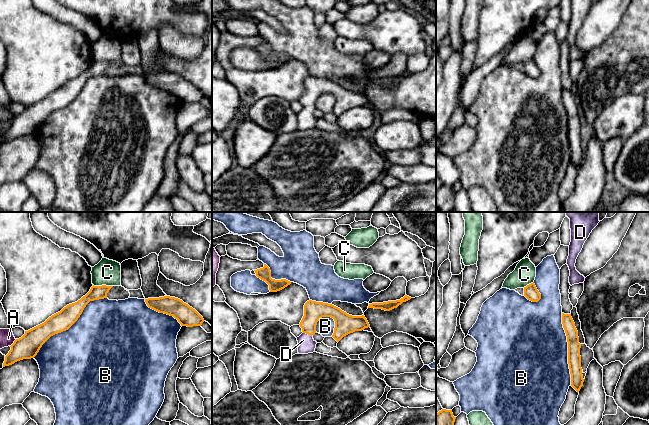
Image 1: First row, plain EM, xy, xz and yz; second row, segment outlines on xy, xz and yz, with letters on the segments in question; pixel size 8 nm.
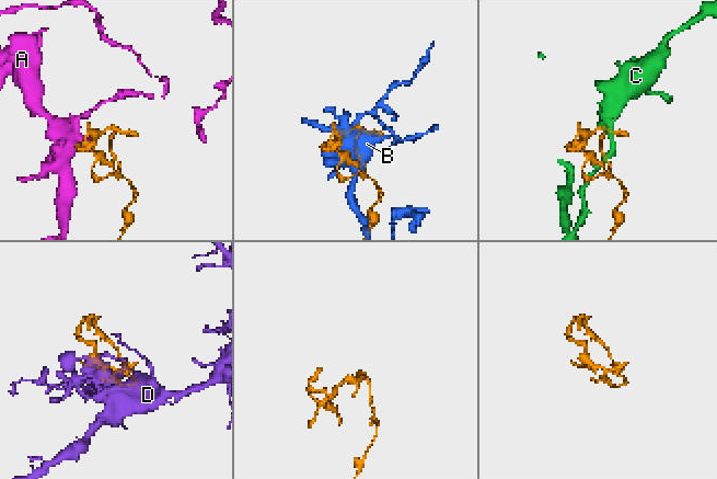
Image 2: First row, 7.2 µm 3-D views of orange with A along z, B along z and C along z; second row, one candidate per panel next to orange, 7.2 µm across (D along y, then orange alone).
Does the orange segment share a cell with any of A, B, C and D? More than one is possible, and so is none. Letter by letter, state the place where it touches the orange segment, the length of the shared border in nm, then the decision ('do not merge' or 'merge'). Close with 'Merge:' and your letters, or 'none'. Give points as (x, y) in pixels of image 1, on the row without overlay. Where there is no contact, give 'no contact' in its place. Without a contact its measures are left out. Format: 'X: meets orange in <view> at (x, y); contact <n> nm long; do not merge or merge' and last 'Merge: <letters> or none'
A: meets orange in xy at (13, 119); contact 80 nm long; do not merge
B: meets orange in xy at (70, 102); contact 750 nm long; do not merge
C: meets orange in xy at (103, 61); contact 160 nm long; do not merge
D: meets orange in xz at (308, 110); contact 80 nm long; merge
Merge: D

